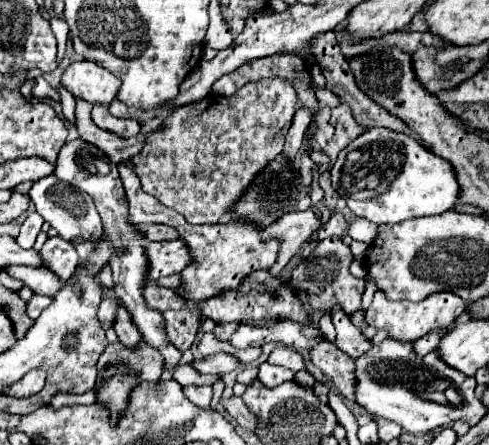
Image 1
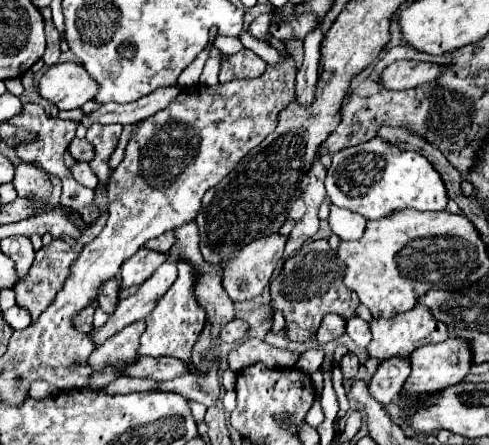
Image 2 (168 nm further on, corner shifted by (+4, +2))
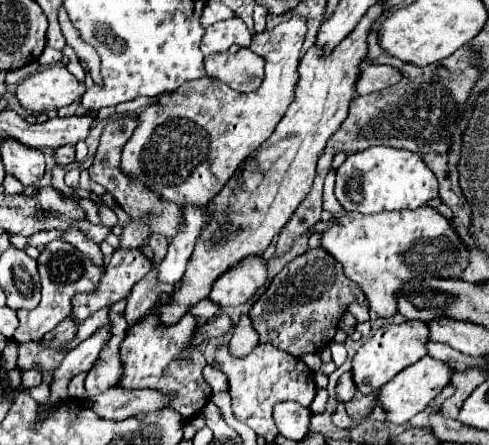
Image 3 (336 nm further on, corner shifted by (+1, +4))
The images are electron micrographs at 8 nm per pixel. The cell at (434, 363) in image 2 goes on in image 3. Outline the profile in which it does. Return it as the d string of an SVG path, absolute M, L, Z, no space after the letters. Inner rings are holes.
M425 355L419 363L413 363L411 367L407 367L407 371L401 371L399 375L395 375L395 379L391 379L391 383L387 383L387 387L383 387L383 391L379 391L377 395L379 405L387 411L387 423L393 423L393 425L407 423L411 417L423 411L429 405L429 401L435 395L439 395L443 387L449 385L449 381L451 381L451 367L447 367L441 361L435 361L429 355Z

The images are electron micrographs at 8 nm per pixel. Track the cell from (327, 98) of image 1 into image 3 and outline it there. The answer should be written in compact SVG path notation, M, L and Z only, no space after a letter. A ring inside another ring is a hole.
M239 17L217 21L211 27L207 27L201 39L201 51L205 55L215 51L227 51L233 43L247 45L247 47L251 43L251 35Z

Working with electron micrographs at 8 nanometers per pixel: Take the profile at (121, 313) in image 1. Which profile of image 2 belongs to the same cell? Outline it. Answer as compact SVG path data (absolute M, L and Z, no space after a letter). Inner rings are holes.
M112 277L110 281L104 283L104 287L100 287L100 293L96 297L98 307L106 313L112 315L112 309L116 309L116 301L118 299L118 289L120 289L120 277Z

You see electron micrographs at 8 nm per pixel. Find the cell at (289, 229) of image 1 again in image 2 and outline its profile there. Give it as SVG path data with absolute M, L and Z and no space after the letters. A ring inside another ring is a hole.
M274 233L272 237L262 237L260 241L252 241L252 245L244 245L244 249L240 249L240 253L226 263L224 275L222 275L222 285L232 301L248 301L262 293L262 289L268 285L278 261L282 259L286 241L288 241L288 235L282 235L282 233Z

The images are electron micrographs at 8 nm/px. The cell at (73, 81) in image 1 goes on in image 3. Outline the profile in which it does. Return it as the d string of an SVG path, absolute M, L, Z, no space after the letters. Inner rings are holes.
M51 65L27 77L17 87L17 99L29 113L47 113L77 101L85 85L67 71L65 65Z

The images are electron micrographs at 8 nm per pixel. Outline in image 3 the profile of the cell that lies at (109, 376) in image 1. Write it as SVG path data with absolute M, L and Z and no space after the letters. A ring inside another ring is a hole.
M143 245L143 255L147 255L147 259L151 259L151 271L139 283L135 283L135 287L131 289L131 295L127 297L125 319L129 325L131 323L135 325L137 319L141 319L149 309L153 309L163 291L173 291L173 285L159 283L159 279L157 279L157 273L159 273L157 263L159 261L155 259L155 255L151 255L147 245Z

